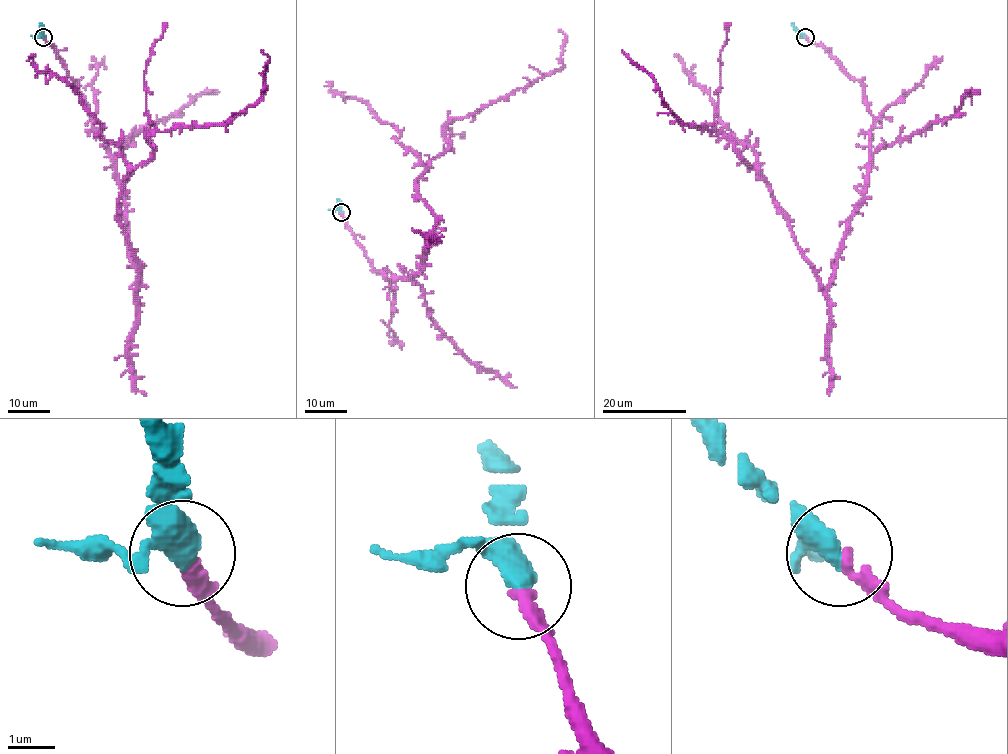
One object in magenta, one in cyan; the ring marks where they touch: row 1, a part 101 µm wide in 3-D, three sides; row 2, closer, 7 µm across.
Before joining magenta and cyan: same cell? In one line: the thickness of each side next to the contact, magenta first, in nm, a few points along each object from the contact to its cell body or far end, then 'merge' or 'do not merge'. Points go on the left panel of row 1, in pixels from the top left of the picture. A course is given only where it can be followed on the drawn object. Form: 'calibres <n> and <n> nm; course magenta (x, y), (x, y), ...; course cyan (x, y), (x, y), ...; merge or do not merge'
calibres 320 and 380 nm; course magenta (43, 37), (111, 159), (137, 288), (122, 182), (150, 157), (152, 131), (228, 123), (256, 102), (260, 50); course cyan (43, 37), (40, 22); merge

